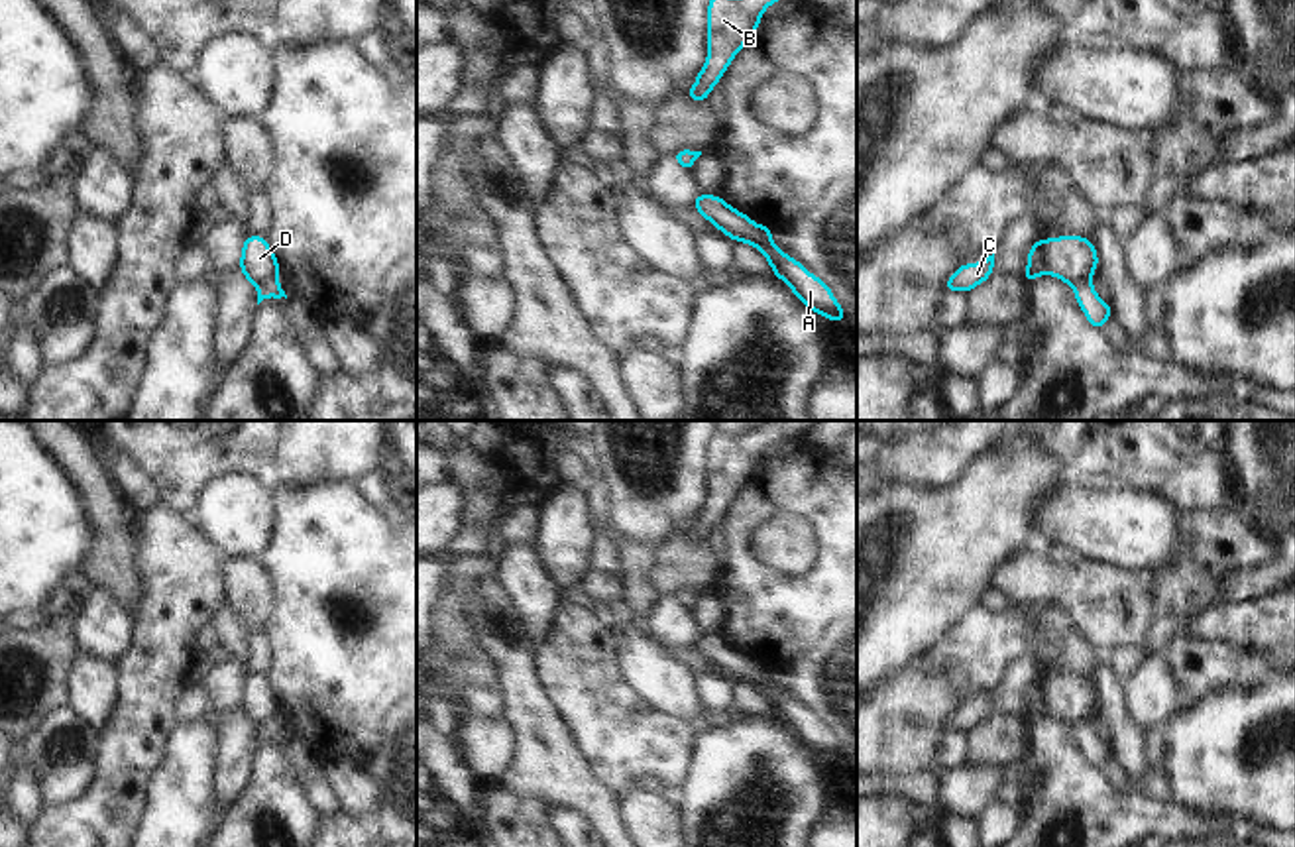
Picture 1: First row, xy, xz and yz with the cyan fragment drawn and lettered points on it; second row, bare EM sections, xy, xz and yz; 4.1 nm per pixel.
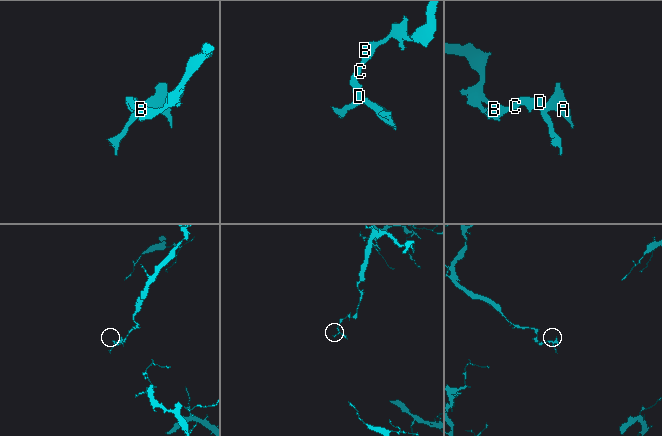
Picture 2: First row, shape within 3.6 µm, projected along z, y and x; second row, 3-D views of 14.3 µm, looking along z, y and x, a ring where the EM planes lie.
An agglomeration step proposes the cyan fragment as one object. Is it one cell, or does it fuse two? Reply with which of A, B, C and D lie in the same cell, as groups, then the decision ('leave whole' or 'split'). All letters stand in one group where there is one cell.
A / B C D | split

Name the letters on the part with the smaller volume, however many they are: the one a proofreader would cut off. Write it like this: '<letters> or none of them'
A.

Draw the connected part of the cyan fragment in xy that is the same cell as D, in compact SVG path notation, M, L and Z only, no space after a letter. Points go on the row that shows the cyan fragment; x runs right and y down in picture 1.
M246 236L240 257L240 271L255 287L267 283L279 273L279 259L265 236Z

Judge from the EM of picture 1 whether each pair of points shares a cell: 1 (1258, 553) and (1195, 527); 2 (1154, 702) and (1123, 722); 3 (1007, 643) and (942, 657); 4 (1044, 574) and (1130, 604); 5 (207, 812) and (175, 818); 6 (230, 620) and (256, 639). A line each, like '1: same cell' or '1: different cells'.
1: same cell
2: different cells
3: same cell
4: same cell
5: same cell
6: different cells

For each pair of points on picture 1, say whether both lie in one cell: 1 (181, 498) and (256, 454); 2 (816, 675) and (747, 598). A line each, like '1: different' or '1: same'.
1: same
2: different

